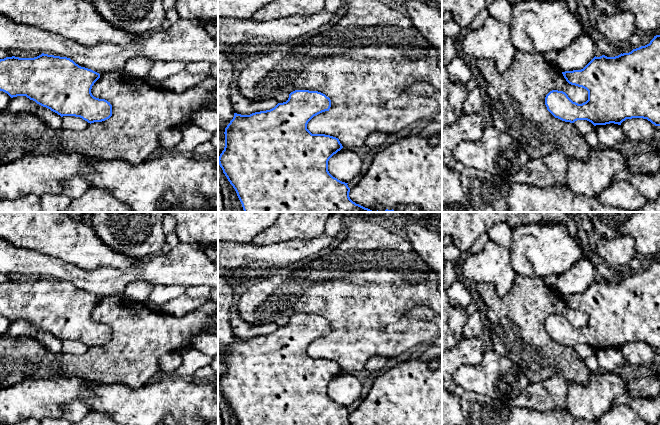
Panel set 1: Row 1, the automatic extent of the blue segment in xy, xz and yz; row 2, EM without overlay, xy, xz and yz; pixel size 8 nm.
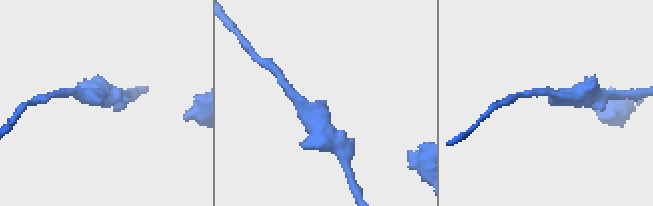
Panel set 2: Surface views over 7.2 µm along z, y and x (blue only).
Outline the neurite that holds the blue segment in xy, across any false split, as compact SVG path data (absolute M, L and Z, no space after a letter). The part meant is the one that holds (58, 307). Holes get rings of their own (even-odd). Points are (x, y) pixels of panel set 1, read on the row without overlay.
M42 277L34 282L6 281L0 283L0 315L11 322L26 320L61 341L80 341L88 347L102 346L112 340L112 329L92 319L91 313L100 298L76 288L67 281Z

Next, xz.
M295 314L289 318L286 326L278 327L274 332L266 335L255 336L250 339L234 337L233 343L225 352L225 371L218 382L218 387L227 401L230 408L235 413L240 425L352 425L349 421L350 412L348 407L342 406L333 401L328 395L329 383L340 375L343 370L339 363L325 358L312 358L307 353L308 346L316 339L329 335L331 324L325 318L318 315Z

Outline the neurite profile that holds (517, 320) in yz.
M517 275L512 288L504 296L499 296L493 285L477 284L489 320L489 332L493 350L513 361L524 373L530 383L547 380L554 373L560 372L566 381L586 385L591 372L585 366L573 347L555 342L545 329L545 321L552 314L565 316L578 328L588 324L588 315L582 311L569 308L562 295L548 287L544 279Z

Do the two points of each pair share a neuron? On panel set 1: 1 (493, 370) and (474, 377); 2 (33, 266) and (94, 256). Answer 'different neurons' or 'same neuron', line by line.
1: same neuron
2: different neurons

